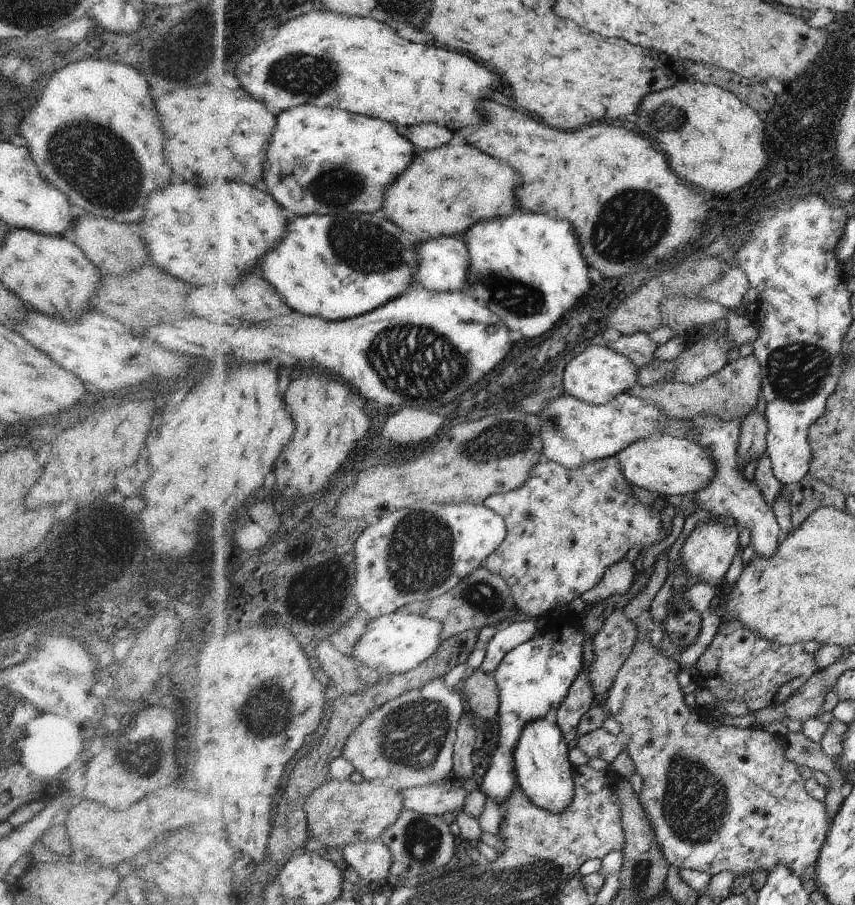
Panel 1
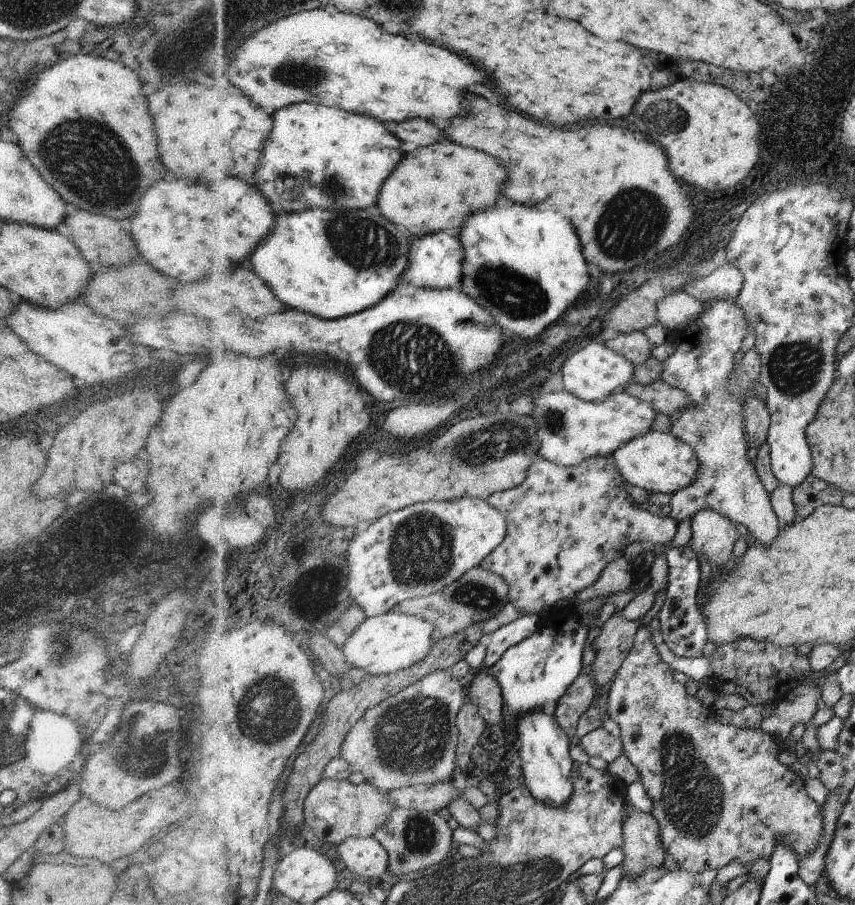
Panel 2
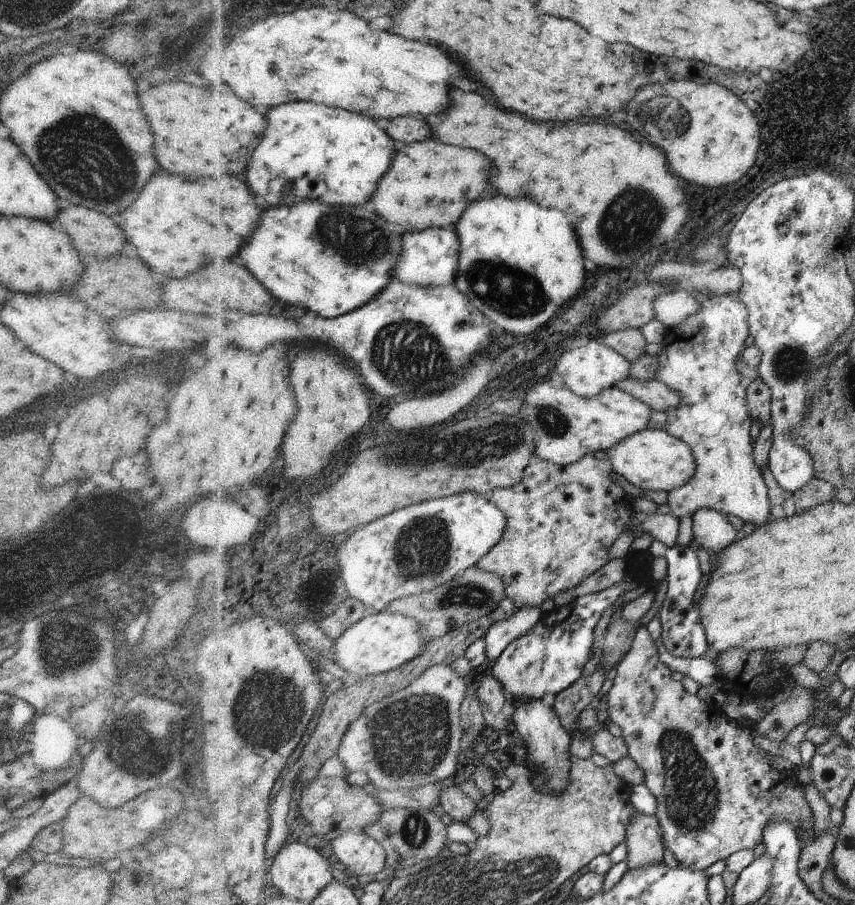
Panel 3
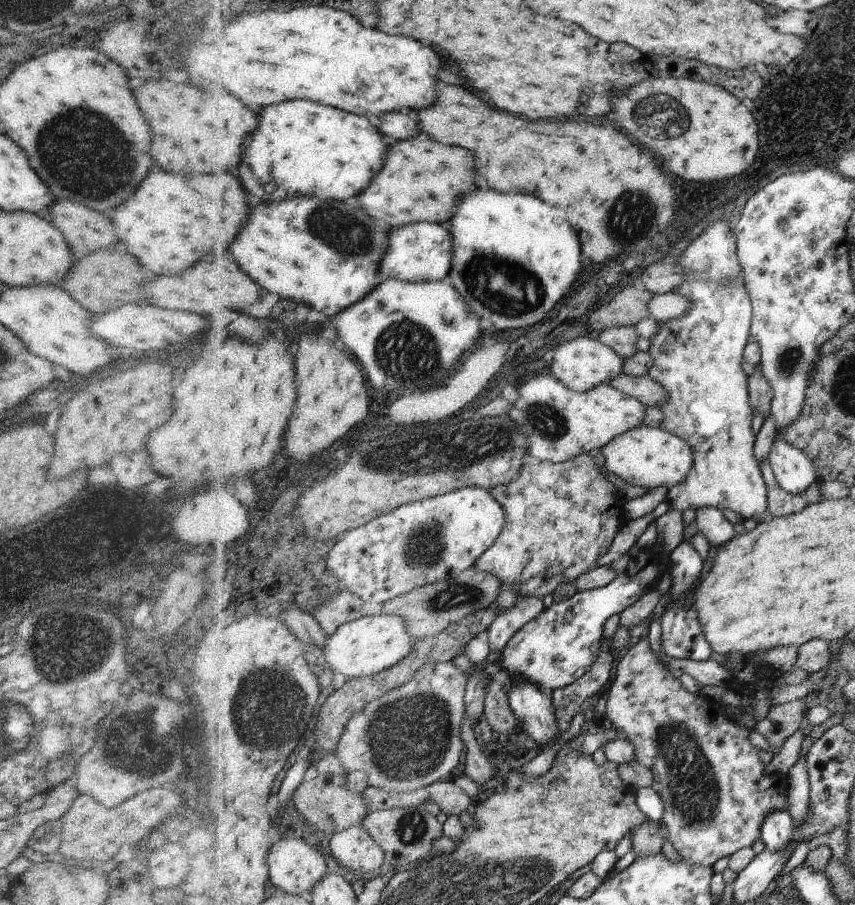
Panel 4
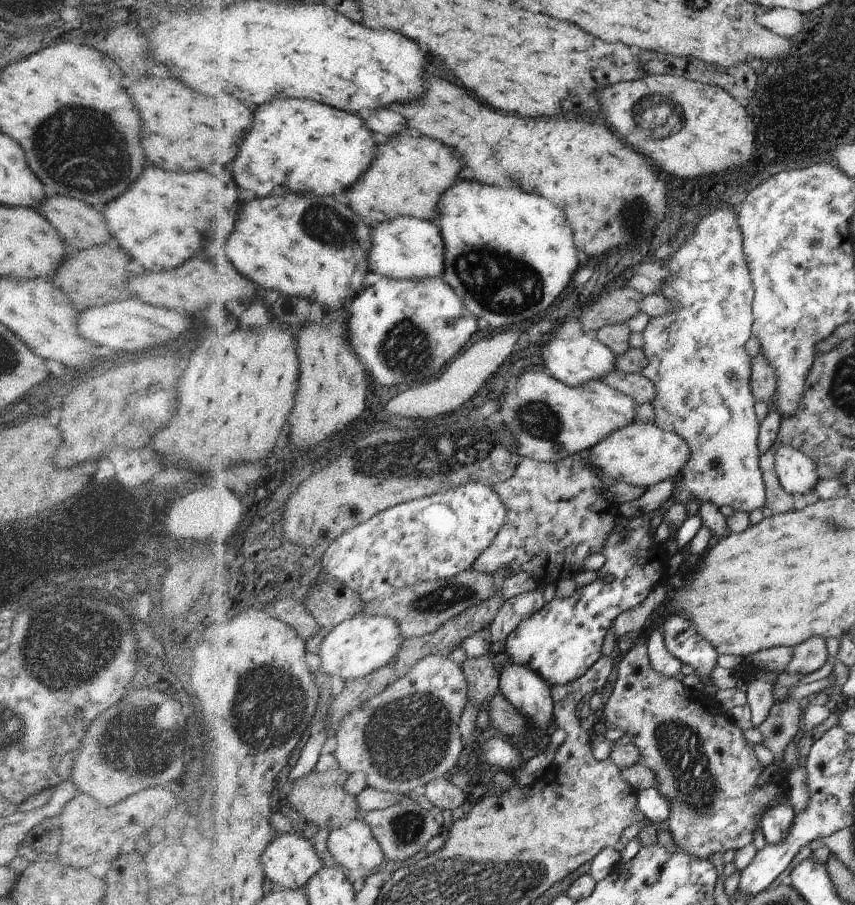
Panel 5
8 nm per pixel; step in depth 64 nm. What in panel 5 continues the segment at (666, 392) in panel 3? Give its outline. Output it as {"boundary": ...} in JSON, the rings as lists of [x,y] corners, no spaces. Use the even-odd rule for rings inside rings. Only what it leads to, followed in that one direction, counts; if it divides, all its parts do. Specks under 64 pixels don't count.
{"boundary":[[[616,370],[602,380],[614,390],[630,395],[638,405],[651,403],[656,398],[656,384],[652,384],[642,373],[624,374]]]}

